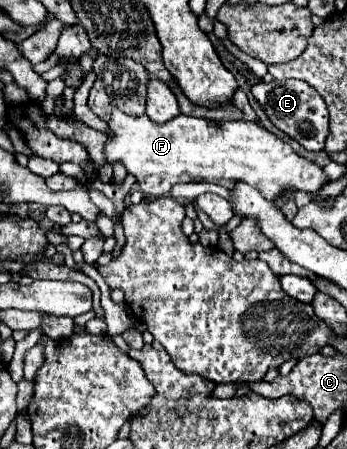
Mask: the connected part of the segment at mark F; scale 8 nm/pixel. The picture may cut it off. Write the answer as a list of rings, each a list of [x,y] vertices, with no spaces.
[[[113,109],[109,115],[109,121],[107,121],[107,129],[109,129],[105,133],[107,141],[105,141],[105,149],[103,149],[105,161],[109,165],[121,163],[127,169],[127,173],[137,177],[139,189],[149,197],[167,195],[175,183],[209,182],[231,189],[235,181],[243,181],[243,183],[249,183],[251,187],[255,187],[263,197],[269,197],[269,199],[275,199],[285,189],[293,187],[297,191],[311,193],[313,199],[319,201],[323,197],[319,197],[317,191],[321,189],[323,183],[329,181],[321,167],[299,157],[291,149],[291,145],[283,143],[279,137],[265,131],[263,127],[257,127],[257,123],[253,123],[253,121],[221,121],[219,123],[219,121],[197,119],[197,117],[179,113],[177,117],[173,117],[167,123],[155,123],[147,115],[131,117],[131,115],[121,113],[119,109]]]

